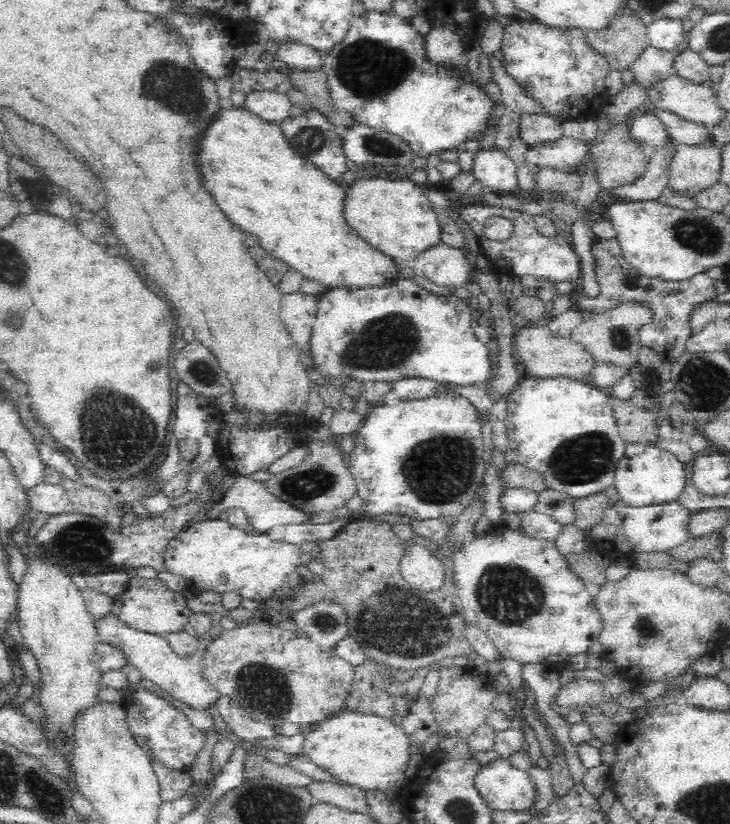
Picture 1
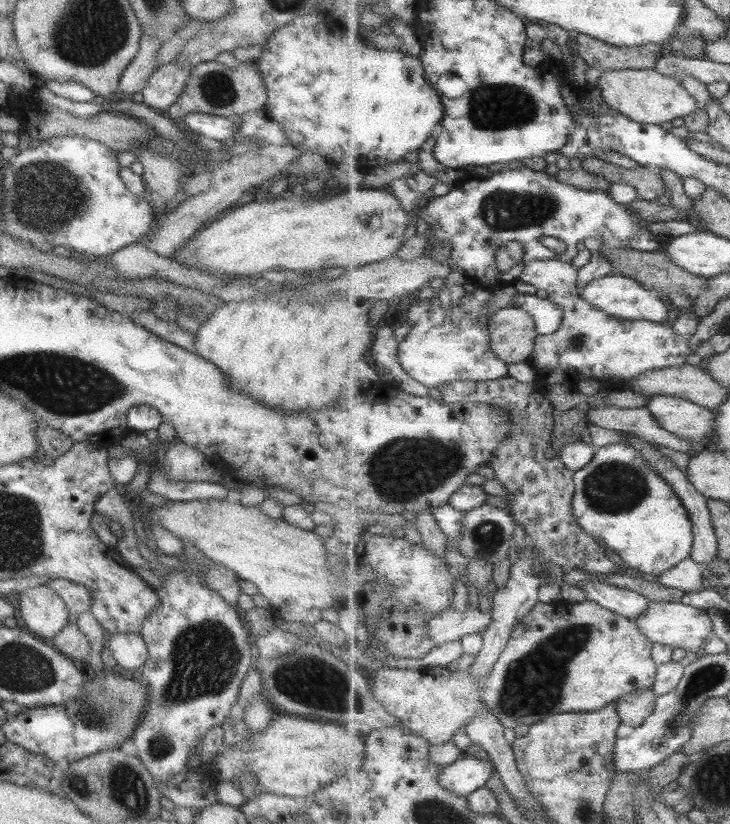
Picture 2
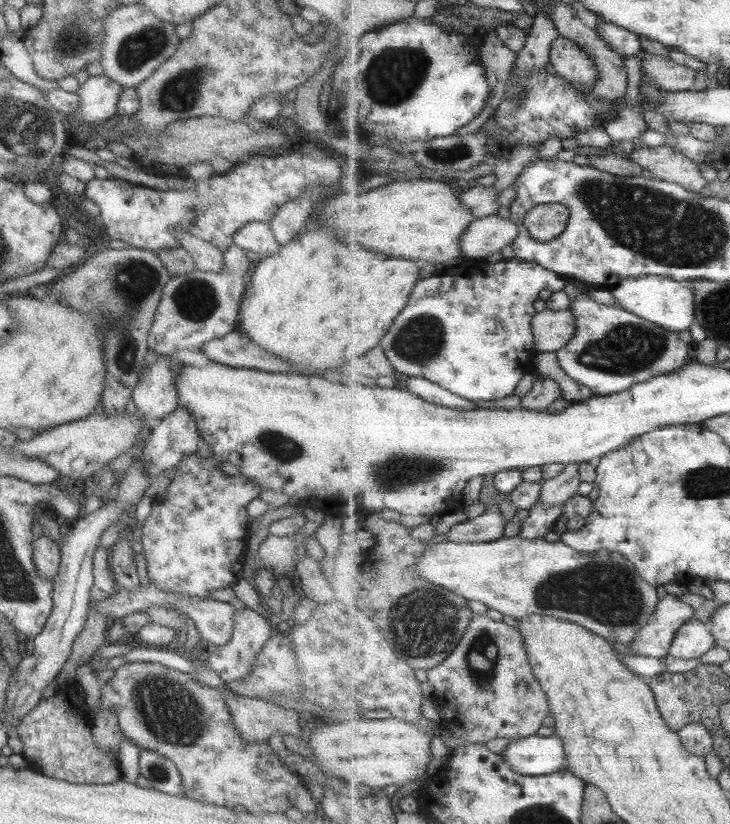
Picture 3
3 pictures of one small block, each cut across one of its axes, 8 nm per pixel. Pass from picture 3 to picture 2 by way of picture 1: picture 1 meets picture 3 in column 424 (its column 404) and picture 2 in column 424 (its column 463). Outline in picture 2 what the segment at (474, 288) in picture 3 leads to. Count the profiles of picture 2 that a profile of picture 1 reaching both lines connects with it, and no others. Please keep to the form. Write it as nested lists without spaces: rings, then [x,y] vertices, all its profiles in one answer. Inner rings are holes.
[[[480,288],[467,294],[456,309],[439,307],[439,300],[422,295],[410,303],[400,320],[407,324],[410,331],[400,340],[398,357],[401,366],[415,380],[429,388],[439,388],[441,384],[453,380],[497,380],[508,376],[510,364],[499,359],[491,349],[491,337],[487,322],[491,315],[487,313],[487,300],[493,291]]]

